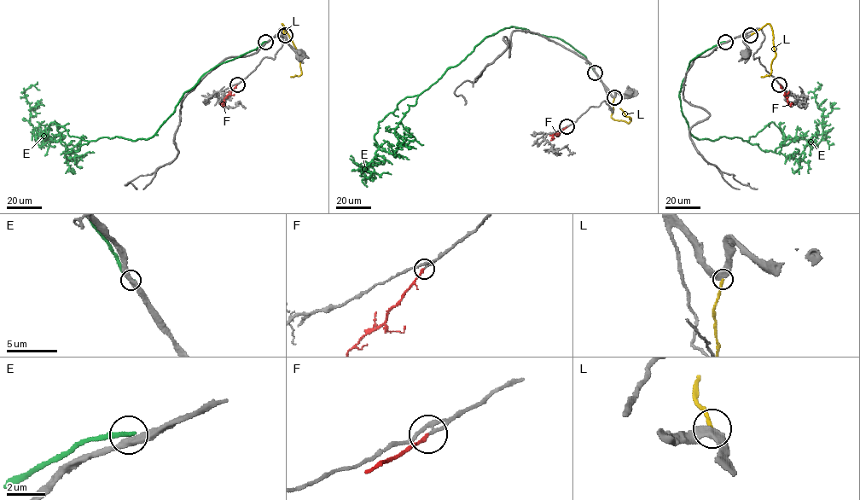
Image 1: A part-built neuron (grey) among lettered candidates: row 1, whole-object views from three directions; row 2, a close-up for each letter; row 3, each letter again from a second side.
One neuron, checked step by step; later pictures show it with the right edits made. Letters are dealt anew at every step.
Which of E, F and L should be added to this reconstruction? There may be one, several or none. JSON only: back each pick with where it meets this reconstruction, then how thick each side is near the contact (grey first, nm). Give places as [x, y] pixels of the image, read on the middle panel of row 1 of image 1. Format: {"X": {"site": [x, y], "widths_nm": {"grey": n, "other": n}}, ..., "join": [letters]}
{"F": {"site": [566, 126], "widths_nm": {"grey": 150, "other": 170}}, "join": ["F"]}

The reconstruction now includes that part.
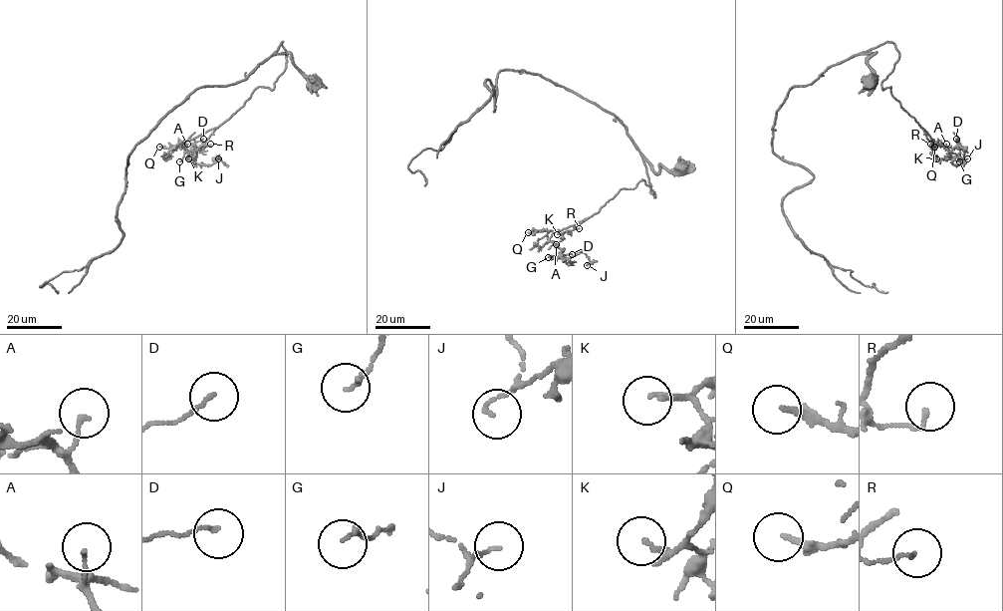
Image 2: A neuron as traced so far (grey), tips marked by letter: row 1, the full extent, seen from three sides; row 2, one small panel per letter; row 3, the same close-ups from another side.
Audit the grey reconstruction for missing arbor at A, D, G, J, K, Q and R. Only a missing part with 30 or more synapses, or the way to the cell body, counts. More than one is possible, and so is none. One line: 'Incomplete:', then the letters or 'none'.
Incomplete: K, Q

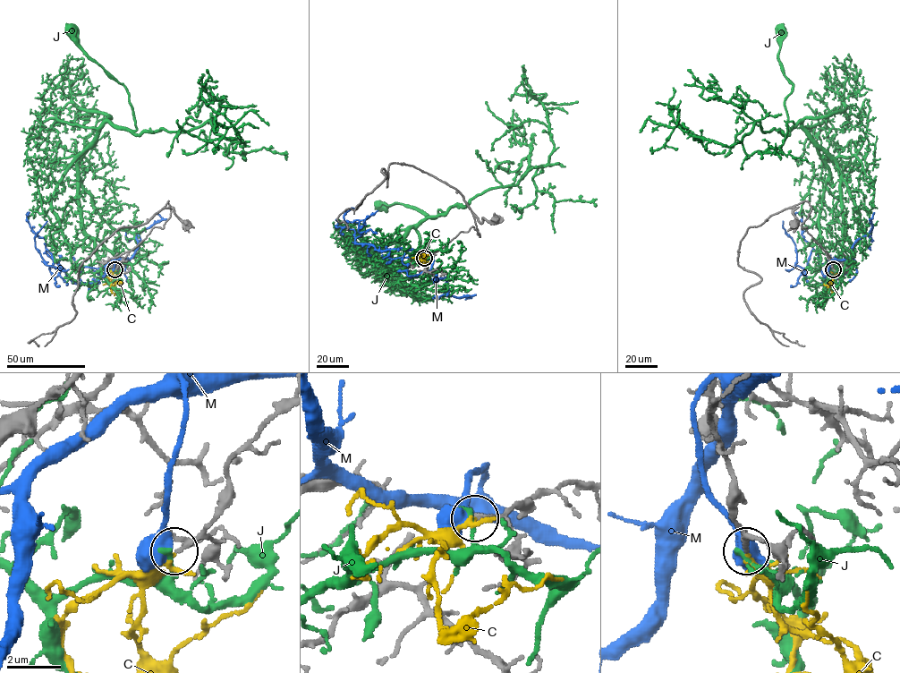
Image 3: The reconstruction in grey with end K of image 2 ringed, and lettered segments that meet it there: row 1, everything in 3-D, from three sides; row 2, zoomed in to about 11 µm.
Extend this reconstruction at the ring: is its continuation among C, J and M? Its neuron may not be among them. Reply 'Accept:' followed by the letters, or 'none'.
Accept: C

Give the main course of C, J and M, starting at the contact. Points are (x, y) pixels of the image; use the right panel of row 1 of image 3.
C: (833, 269), (836, 276), (828, 287), (833, 295)
J: (832, 269), (843, 239), (838, 168), (801, 122), (789, 130), (784, 103), (793, 83), (778, 57), (780, 29)
M: (832, 268), (831, 259), (823, 283), (819, 254), (813, 250), (808, 266), (794, 266), (795, 244), (783, 221)

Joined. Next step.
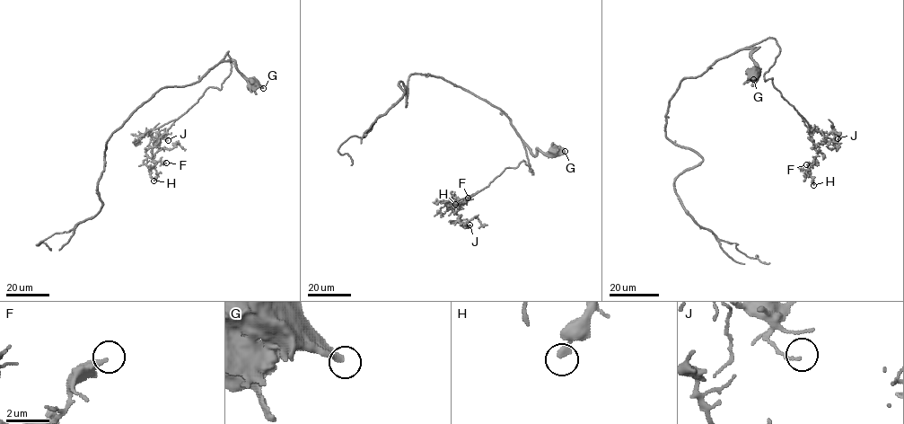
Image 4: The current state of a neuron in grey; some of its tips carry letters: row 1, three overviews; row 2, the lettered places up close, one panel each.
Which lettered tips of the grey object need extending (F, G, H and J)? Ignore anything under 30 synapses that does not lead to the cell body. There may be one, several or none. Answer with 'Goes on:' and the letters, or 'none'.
Goes on: none

